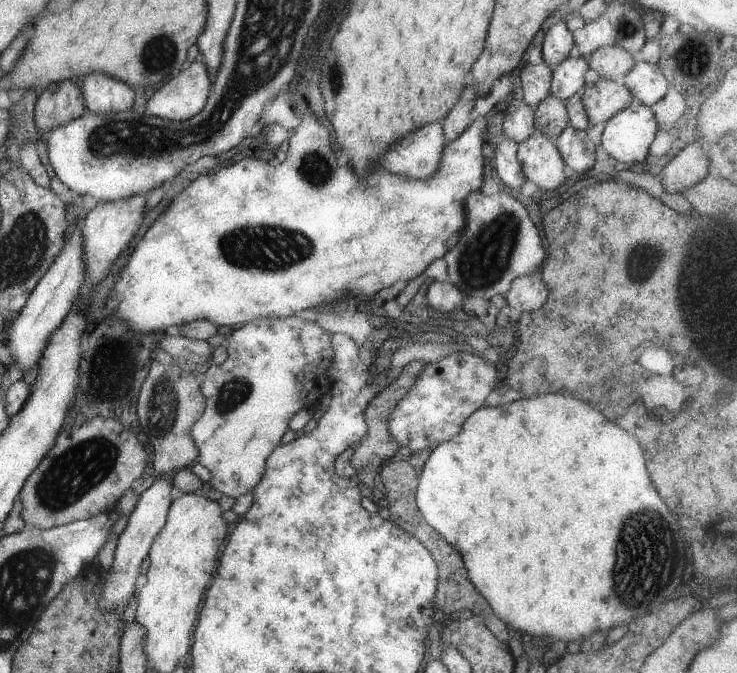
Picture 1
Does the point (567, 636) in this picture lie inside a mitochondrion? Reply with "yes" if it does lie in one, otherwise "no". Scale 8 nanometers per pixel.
no

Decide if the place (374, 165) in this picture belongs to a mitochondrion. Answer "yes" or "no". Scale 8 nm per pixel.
no

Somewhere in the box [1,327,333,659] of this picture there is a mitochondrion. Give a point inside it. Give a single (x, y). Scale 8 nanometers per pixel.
(85, 464)

